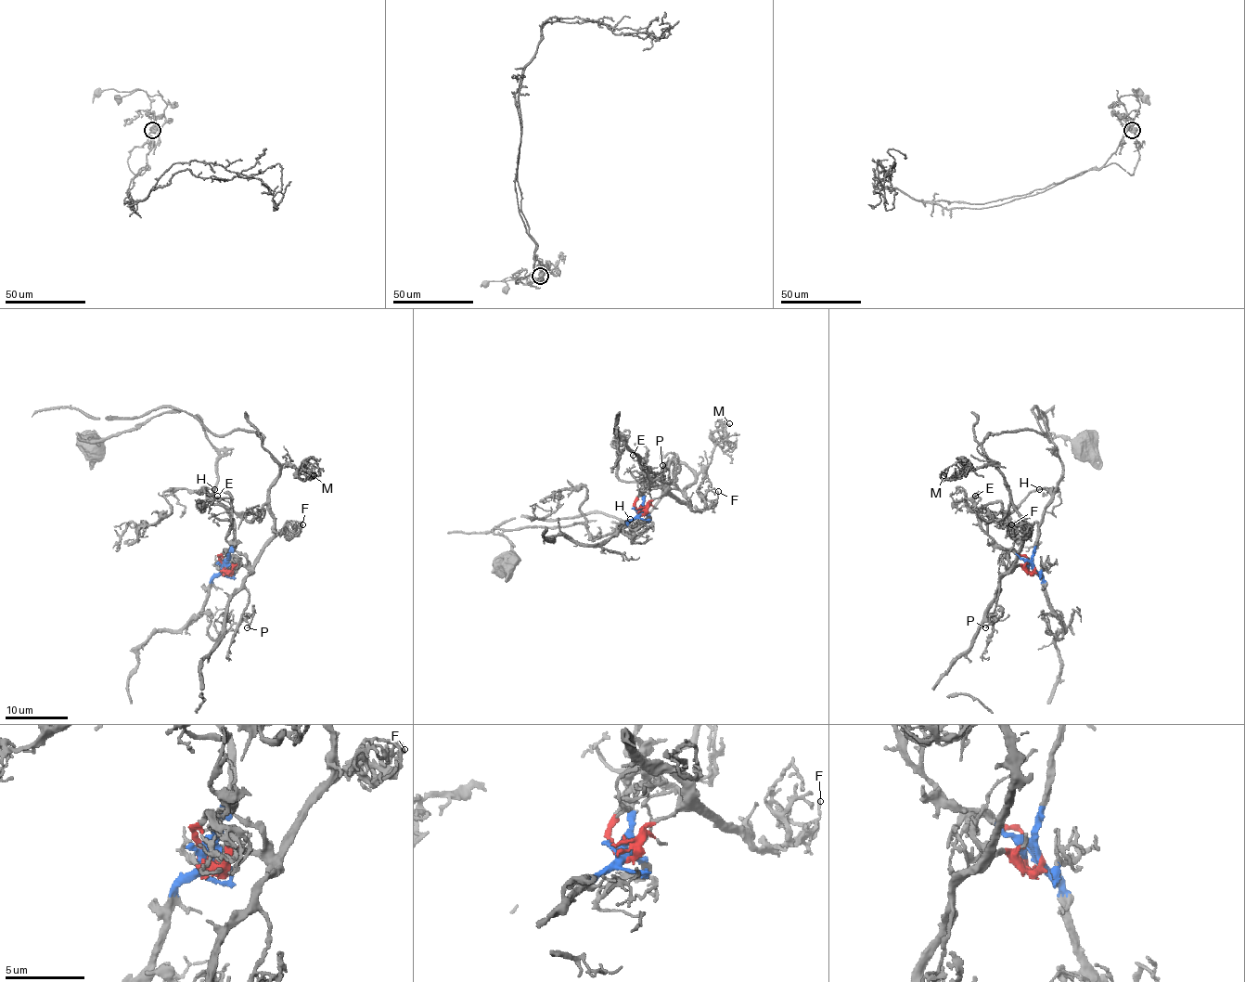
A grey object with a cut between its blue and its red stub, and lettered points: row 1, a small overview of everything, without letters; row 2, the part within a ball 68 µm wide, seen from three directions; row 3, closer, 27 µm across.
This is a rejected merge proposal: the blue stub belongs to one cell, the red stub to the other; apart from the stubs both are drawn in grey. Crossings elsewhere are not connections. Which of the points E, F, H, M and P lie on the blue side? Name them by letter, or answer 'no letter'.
E, H

